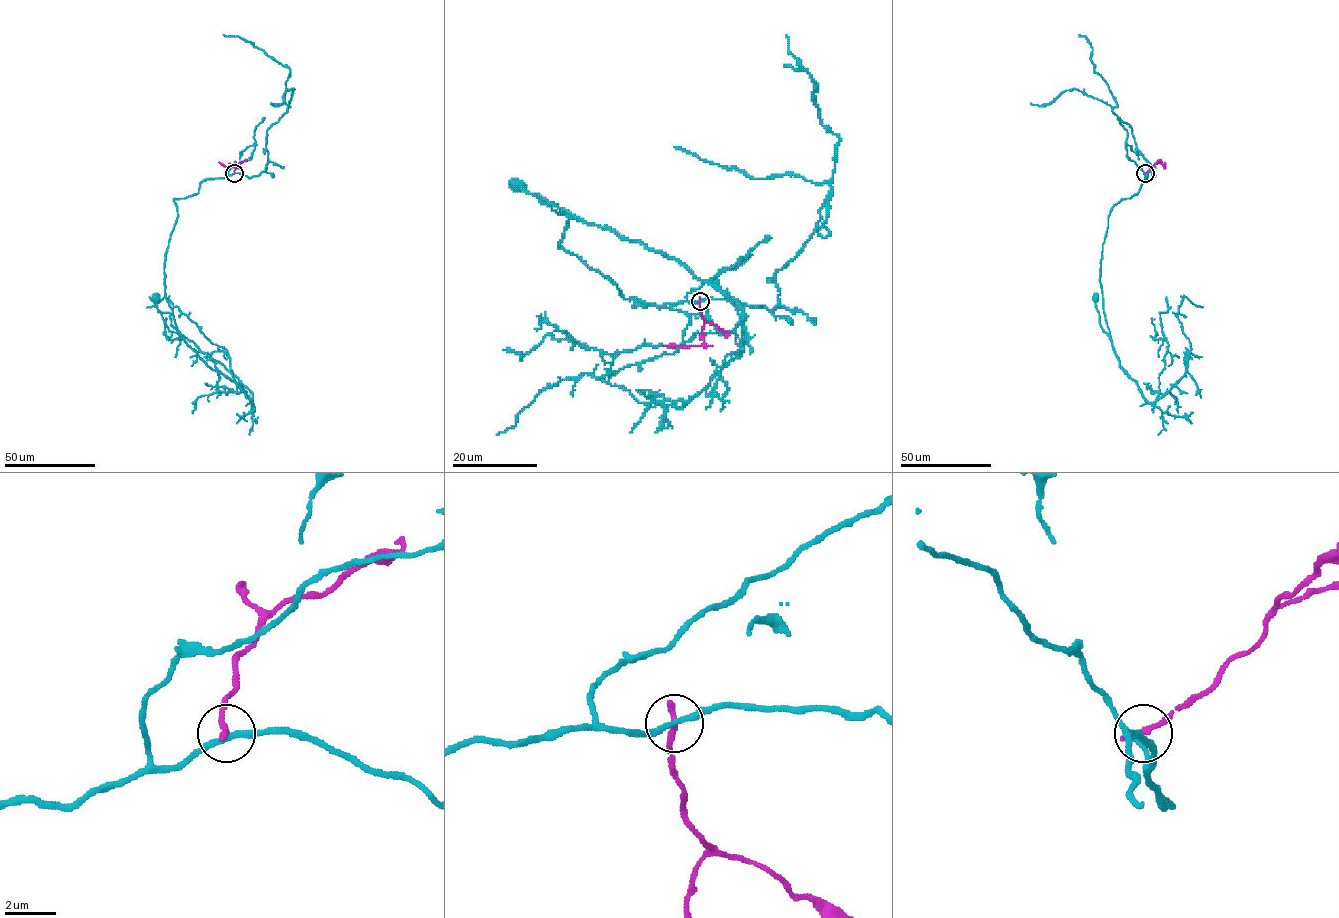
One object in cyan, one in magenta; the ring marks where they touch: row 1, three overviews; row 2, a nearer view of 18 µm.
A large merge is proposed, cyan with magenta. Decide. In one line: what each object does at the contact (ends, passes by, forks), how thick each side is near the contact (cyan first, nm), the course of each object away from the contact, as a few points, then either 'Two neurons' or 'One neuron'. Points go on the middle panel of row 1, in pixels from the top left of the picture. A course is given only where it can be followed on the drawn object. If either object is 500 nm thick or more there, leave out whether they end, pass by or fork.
At the ring cyan passes by. At the ring magenta ends. Thickness 240 nm (cyan) against 260 nm. Course of cyan: (700, 301), (661, 306), (626, 299), (612, 280), (559, 245), (568, 215), (538, 195), (579, 219), (517, 184). Course of magenta: (700, 301), (699, 309), (705, 322), (703, 343), (695, 346), (664, 345). Two neurons

